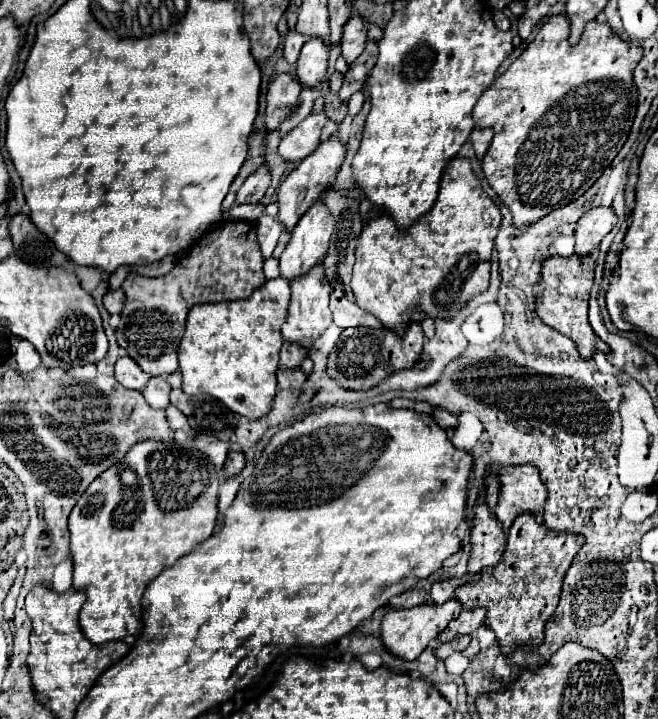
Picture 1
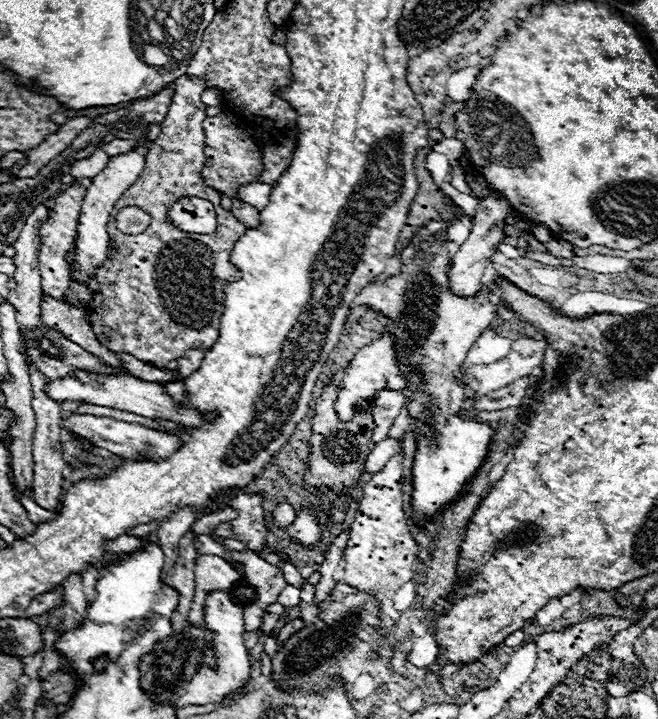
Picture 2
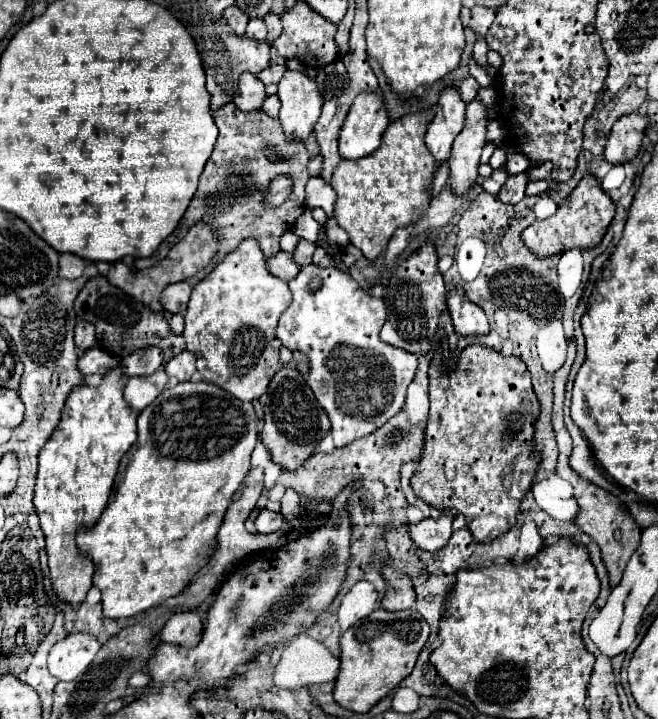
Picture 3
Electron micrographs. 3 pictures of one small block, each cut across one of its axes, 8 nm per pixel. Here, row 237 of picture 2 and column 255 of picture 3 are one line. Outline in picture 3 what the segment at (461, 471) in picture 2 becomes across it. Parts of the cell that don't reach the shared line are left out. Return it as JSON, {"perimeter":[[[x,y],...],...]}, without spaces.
{"perimeter":[[[180,382],[170,390],[160,392],[160,396],[146,406],[140,416],[138,416],[138,440],[132,444],[132,448],[128,450],[128,454],[123,456],[118,468],[118,476],[115,478],[114,490],[110,494],[108,506],[102,512],[100,520],[90,528],[82,528],[78,532],[78,548],[80,554],[90,558],[94,564],[94,586],[102,592],[102,608],[104,608],[104,616],[106,618],[130,618],[136,616],[140,612],[146,612],[154,606],[160,606],[162,602],[166,602],[172,596],[178,596],[182,592],[182,588],[200,572],[200,568],[206,564],[206,556],[214,544],[216,532],[222,524],[222,518],[226,514],[226,508],[232,502],[234,492],[240,488],[248,468],[250,468],[250,454],[256,446],[256,414],[252,404],[248,402],[240,402],[236,400],[232,394],[224,392],[222,388],[214,386],[214,384],[204,384],[200,382]]]}

